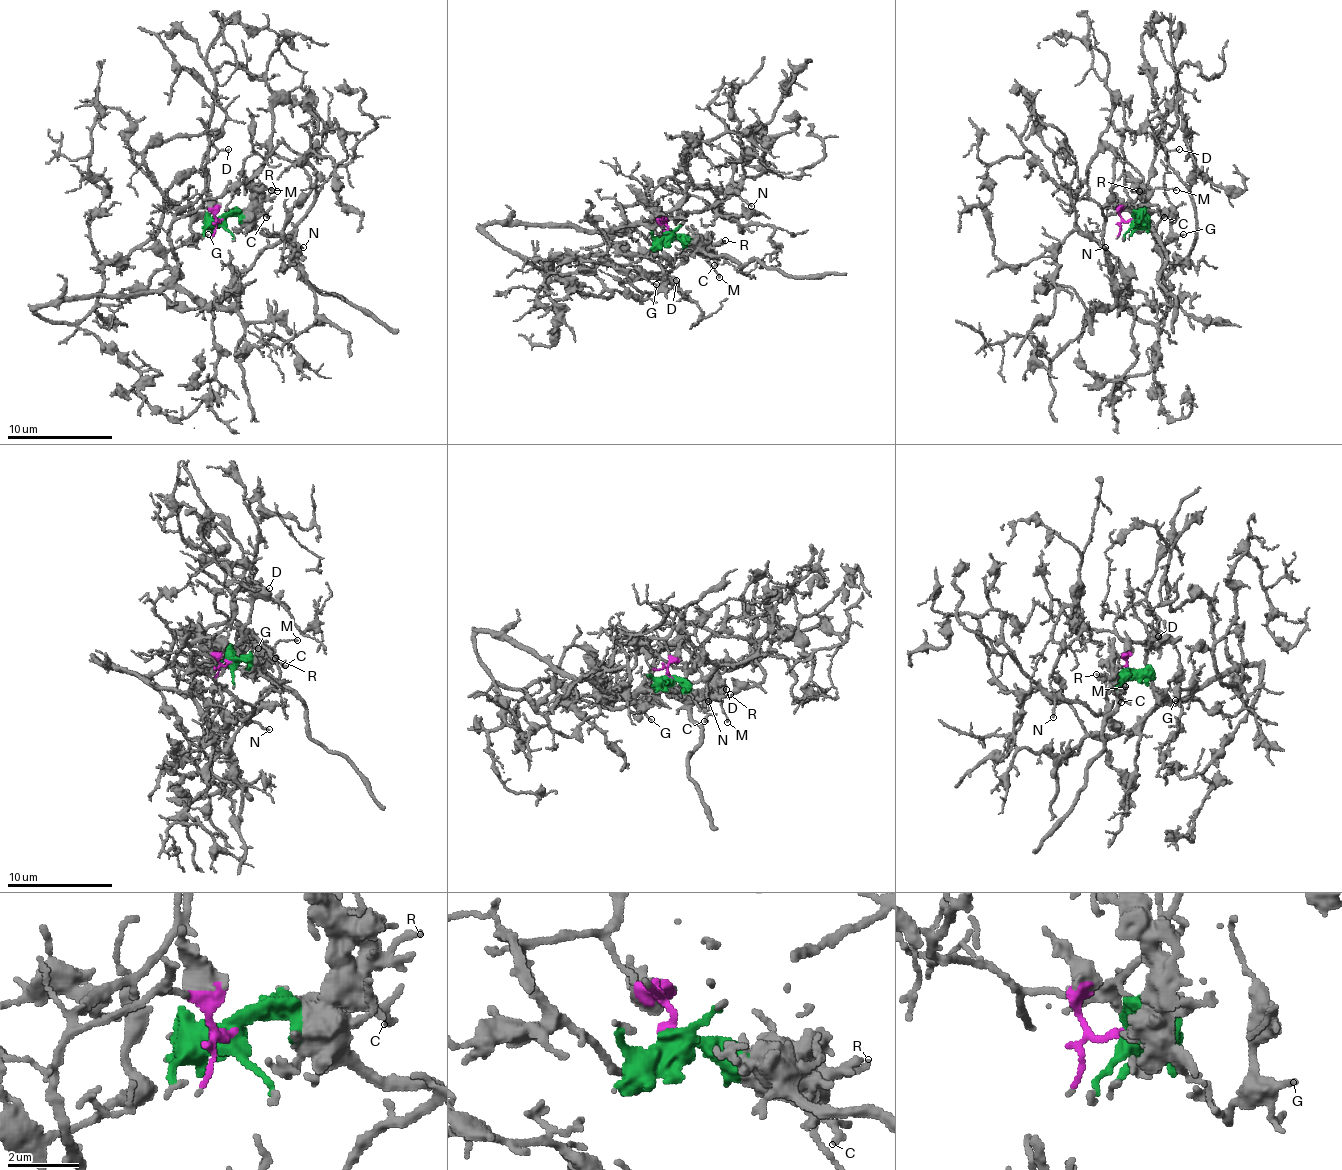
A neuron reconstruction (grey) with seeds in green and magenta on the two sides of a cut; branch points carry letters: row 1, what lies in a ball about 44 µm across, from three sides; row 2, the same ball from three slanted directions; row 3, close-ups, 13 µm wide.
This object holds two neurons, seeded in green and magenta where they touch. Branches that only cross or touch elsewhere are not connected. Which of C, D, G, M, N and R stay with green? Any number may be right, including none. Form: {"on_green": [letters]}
{"on_green": ["C", "M", "R"]}

